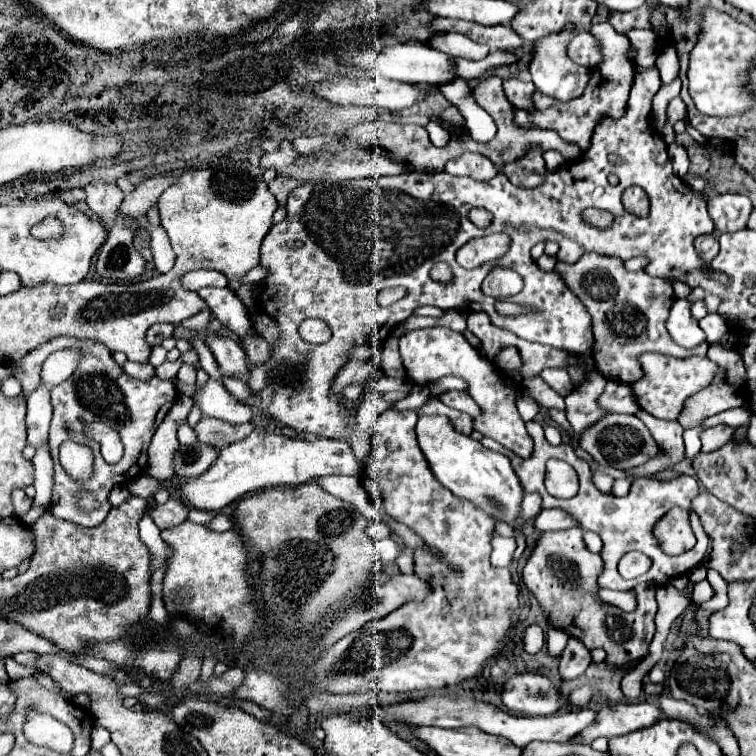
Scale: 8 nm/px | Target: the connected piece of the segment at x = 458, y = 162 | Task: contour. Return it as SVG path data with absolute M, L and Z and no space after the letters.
M464 153L460 155L458 159L452 159L446 163L444 171L448 175L460 175L460 177L472 177L472 179L492 179L498 169L494 167L492 161L488 161L486 157L482 155L476 155L476 153Z

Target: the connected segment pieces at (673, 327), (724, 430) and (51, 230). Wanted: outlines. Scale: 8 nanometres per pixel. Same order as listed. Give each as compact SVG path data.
M686 299L674 301L674 307L670 309L670 317L668 317L666 327L672 335L672 339L684 349L692 349L692 347L706 341L704 331L700 329L698 321L692 317L690 301L686 301Z
M716 425L716 427L710 427L706 429L700 439L702 439L702 451L710 453L710 451L716 451L720 449L722 445L726 445L734 435L734 427L728 427L728 425Z
M44 219L32 227L32 235L38 239L60 239L64 235L64 225L58 219Z

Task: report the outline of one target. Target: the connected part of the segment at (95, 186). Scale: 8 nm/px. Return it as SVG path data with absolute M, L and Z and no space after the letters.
M92 181L84 187L86 191L86 203L92 213L96 213L100 219L104 219L104 225L112 225L118 213L118 207L124 199L122 189L116 183L108 181Z

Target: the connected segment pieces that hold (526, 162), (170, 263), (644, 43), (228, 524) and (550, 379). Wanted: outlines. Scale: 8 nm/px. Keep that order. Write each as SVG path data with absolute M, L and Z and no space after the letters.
M532 149L526 157L504 165L502 170L512 184L524 188L543 184L547 173L542 153L538 149Z
M142 219L142 227L150 231L150 239L152 239L152 257L154 257L154 265L160 273L168 273L174 267L174 251L170 247L170 239L164 231L162 225L150 227L150 223L146 219Z
M634 29L624 33L630 43L636 47L636 65L640 67L652 67L656 61L656 53L660 49L660 41L650 29Z
M220 513L220 515L218 515L218 517L214 517L206 527L208 527L210 531L218 531L218 533L220 533L220 531L232 529L232 527L234 527L234 523L230 521L230 517L228 517L228 515L222 515L222 513Z
M544 369L540 373L540 377L550 385L554 387L556 393L560 393L562 397L568 397L572 393L572 383L570 383L570 377L566 371L554 371L554 369Z

